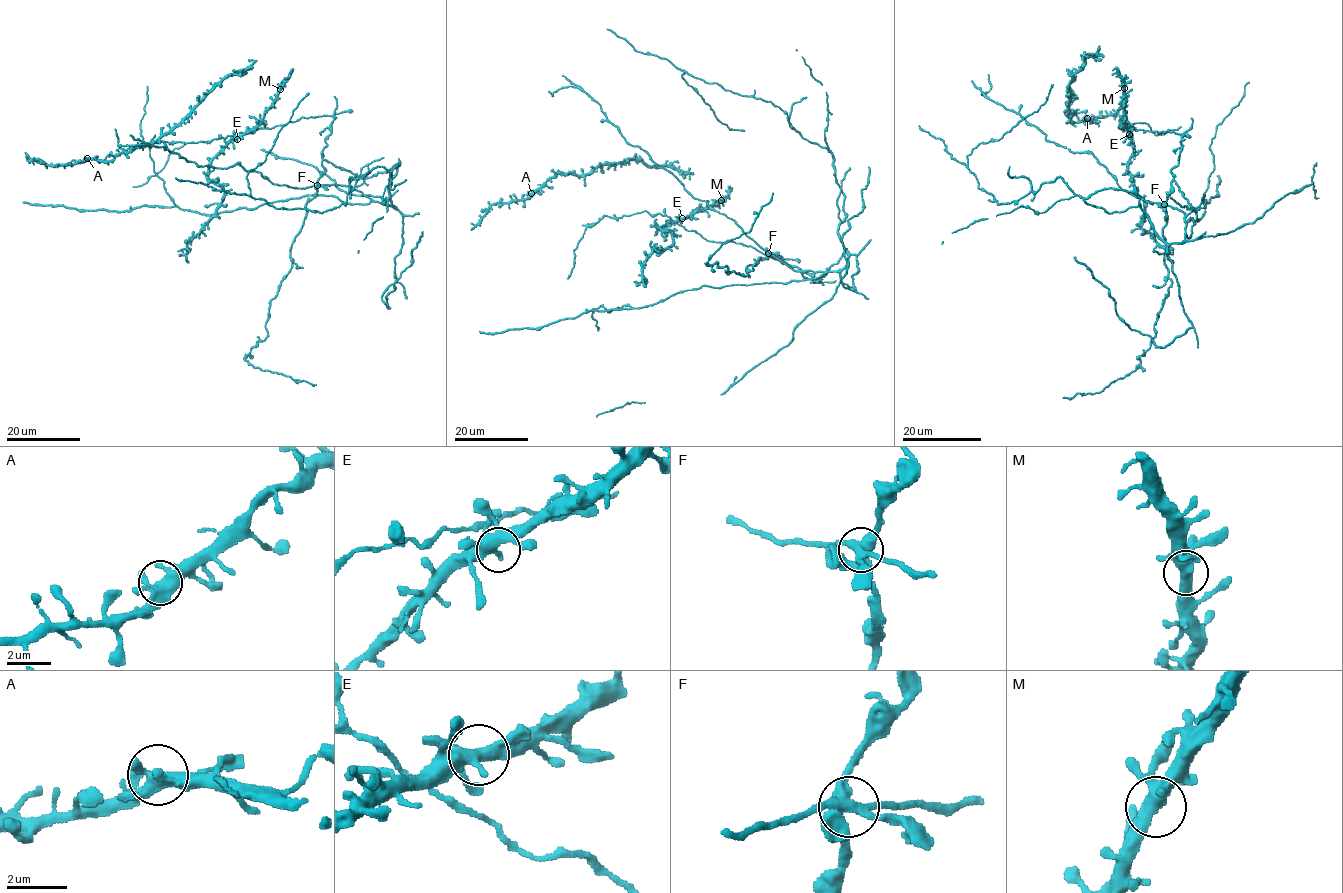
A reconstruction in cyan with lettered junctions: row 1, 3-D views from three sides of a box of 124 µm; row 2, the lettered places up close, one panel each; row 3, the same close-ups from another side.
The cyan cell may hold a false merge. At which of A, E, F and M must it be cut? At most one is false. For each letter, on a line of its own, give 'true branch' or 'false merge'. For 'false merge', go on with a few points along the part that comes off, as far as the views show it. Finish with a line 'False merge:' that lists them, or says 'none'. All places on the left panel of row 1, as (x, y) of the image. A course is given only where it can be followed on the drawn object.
A: true branch
E: true branch
F: false merge; course (318, 185), (330, 116), (205, 141), (131, 145), (126, 155), (117, 145)
M: true branch
False merge: F

